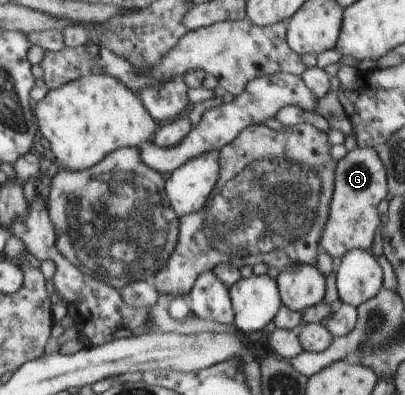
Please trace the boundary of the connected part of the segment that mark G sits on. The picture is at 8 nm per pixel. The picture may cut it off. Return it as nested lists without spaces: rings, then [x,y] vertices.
[[[352,145],[346,157],[337,161],[329,217],[320,241],[320,250],[330,258],[343,258],[354,249],[369,251],[372,248],[374,233],[381,225],[376,205],[388,195],[387,171],[384,169],[376,149],[360,149],[357,145]]]

